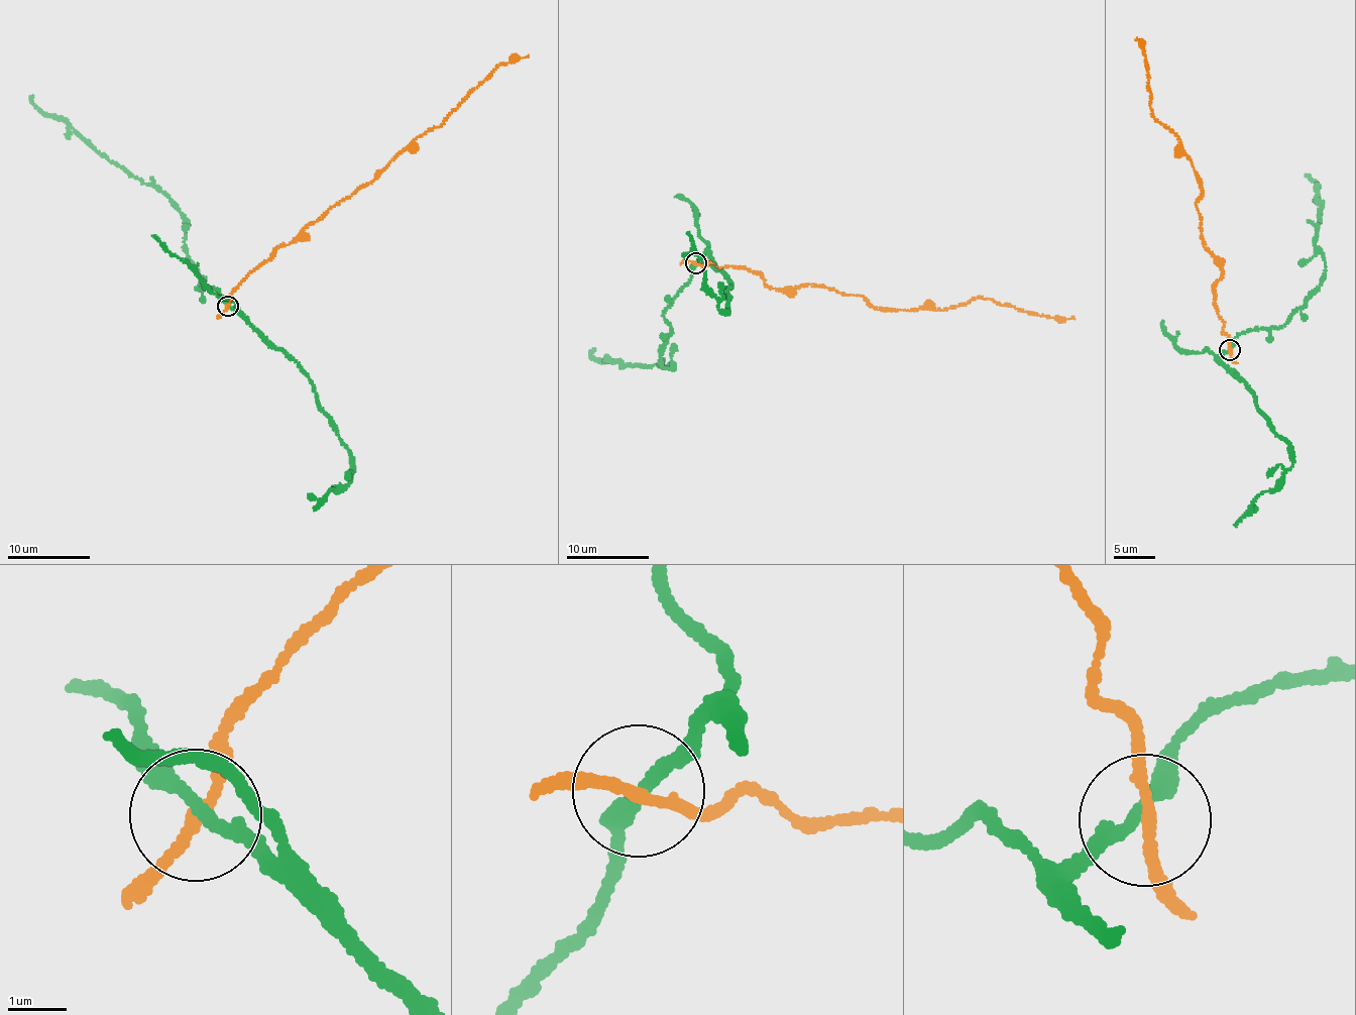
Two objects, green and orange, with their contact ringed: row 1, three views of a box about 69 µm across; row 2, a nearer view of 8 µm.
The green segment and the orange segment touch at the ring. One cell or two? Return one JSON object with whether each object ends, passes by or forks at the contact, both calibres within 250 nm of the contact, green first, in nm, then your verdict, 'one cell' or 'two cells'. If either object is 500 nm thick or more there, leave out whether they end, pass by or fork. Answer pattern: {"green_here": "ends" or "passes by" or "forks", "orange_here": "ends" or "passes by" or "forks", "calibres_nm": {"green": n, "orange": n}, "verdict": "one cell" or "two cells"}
{"green_here": "passes by", "orange_here": "passes by", "calibres_nm": {"green": 200, "orange": 200}, "verdict": "two cells"}

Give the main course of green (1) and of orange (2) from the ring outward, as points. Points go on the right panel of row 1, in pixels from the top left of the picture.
1: (1229, 350), (1247, 330), (1284, 324), (1322, 283), (1325, 257), (1315, 226), (1324, 205), (1320, 187), (1305, 174)
2: (1229, 350), (1213, 303), (1218, 266), (1200, 236), (1202, 191), (1179, 139), (1153, 116), (1142, 45), (1135, 39)

